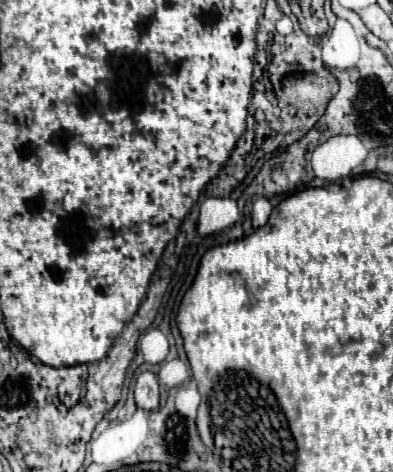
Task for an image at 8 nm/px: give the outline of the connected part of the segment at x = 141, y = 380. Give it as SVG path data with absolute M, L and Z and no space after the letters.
M145 370L137 376L135 402L143 410L157 410L159 408L159 378L155 372Z

